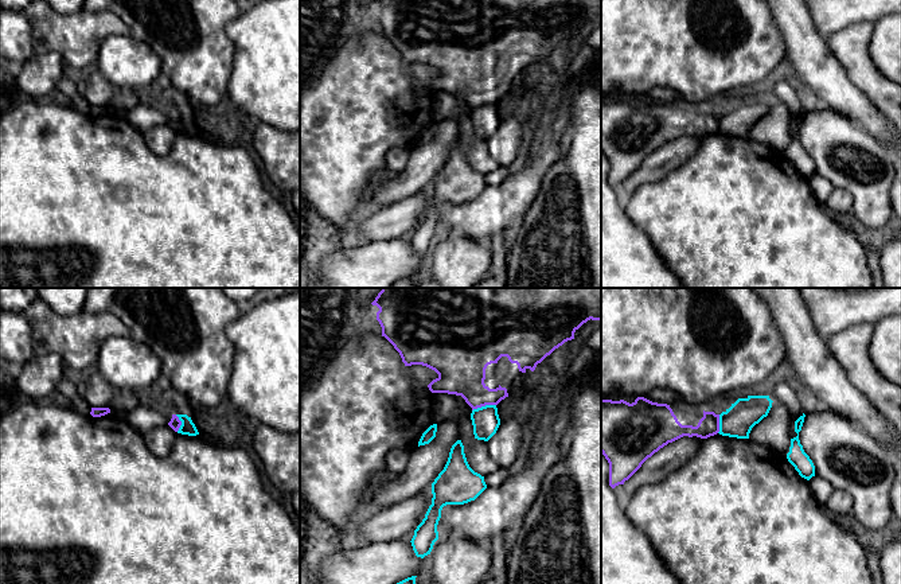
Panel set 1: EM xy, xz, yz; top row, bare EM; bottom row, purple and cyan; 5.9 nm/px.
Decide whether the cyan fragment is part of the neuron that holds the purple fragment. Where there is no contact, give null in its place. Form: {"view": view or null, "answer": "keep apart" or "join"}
{"view": "xz", "answer": "keep apart"}

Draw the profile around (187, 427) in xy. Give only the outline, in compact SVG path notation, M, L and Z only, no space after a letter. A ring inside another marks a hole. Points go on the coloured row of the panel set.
M176 414L176 416L182 421L182 425L180 425L178 433L188 435L188 436L199 435L199 432L196 429L195 424L192 423L191 417L188 417L187 414Z

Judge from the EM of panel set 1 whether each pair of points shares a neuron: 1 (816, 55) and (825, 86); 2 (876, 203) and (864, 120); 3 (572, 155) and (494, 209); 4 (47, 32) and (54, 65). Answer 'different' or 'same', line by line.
1: same
2: different
3: different
4: different

